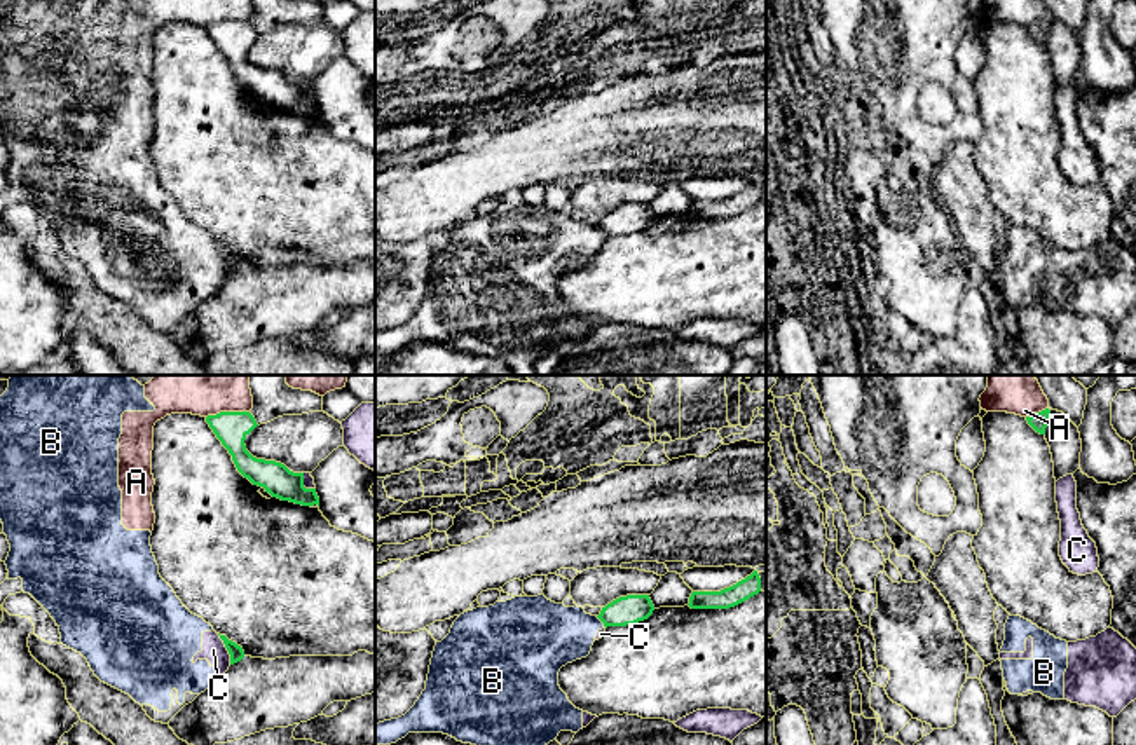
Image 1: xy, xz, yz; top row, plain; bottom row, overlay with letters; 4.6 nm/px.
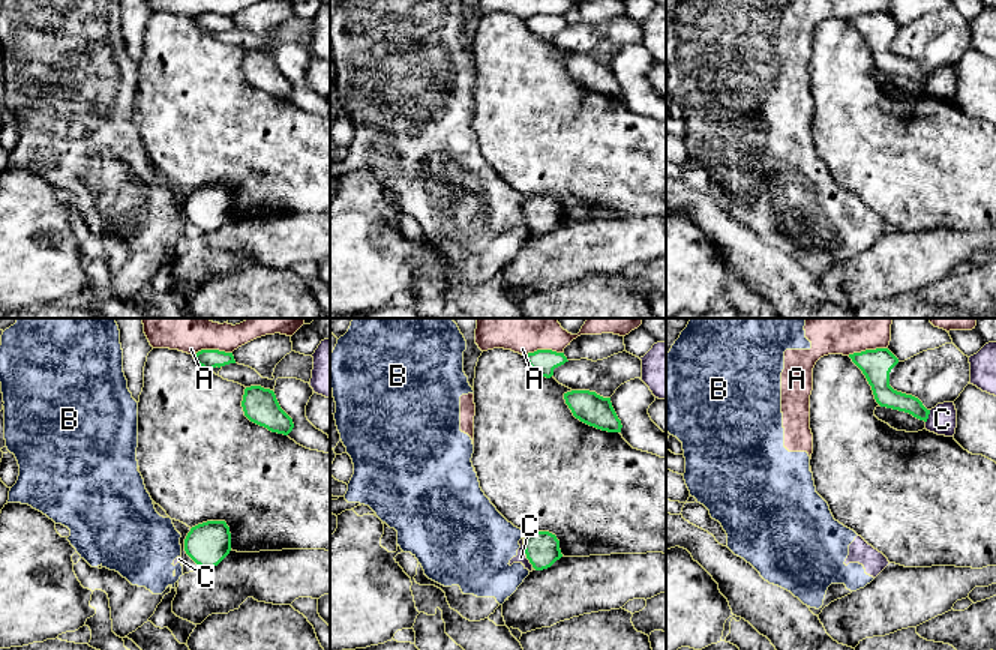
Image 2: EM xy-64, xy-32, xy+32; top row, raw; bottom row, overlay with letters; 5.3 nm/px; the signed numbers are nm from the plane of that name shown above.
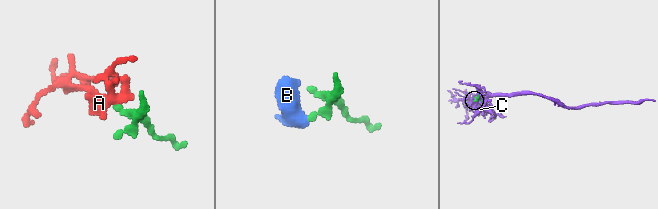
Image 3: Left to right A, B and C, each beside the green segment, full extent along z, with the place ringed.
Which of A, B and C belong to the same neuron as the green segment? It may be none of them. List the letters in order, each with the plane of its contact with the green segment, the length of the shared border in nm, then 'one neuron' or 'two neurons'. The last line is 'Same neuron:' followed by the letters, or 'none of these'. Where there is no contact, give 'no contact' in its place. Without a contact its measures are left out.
A: xy | 200 nm | two neurons
B: xz | 60 nm | two neurons
C: xy | 160 nm | two neurons
Same neuron: none of these

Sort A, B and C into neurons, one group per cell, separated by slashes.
A B C

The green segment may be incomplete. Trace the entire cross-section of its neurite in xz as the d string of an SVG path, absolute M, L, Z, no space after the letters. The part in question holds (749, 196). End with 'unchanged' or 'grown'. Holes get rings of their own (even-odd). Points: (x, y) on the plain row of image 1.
M754 180L745 188L721 201L693 201L688 215L691 218L729 218L749 209L759 201L761 187L757 180Z | unchanged

